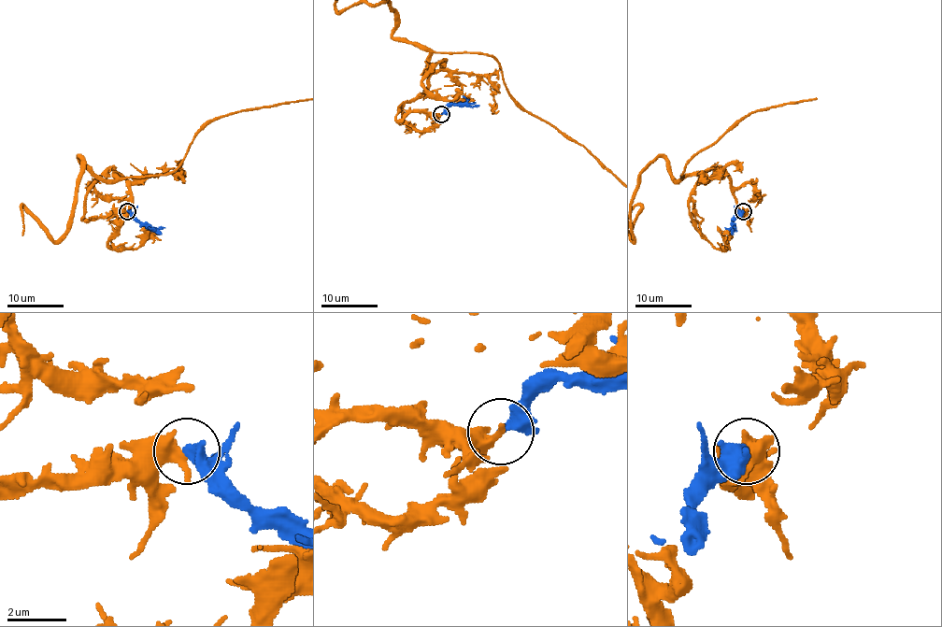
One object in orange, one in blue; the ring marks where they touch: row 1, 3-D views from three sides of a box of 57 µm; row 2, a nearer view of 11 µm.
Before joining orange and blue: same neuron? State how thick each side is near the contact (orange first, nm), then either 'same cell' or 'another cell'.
480 nm thick on the orange side, 320 nm on the other; another cell

